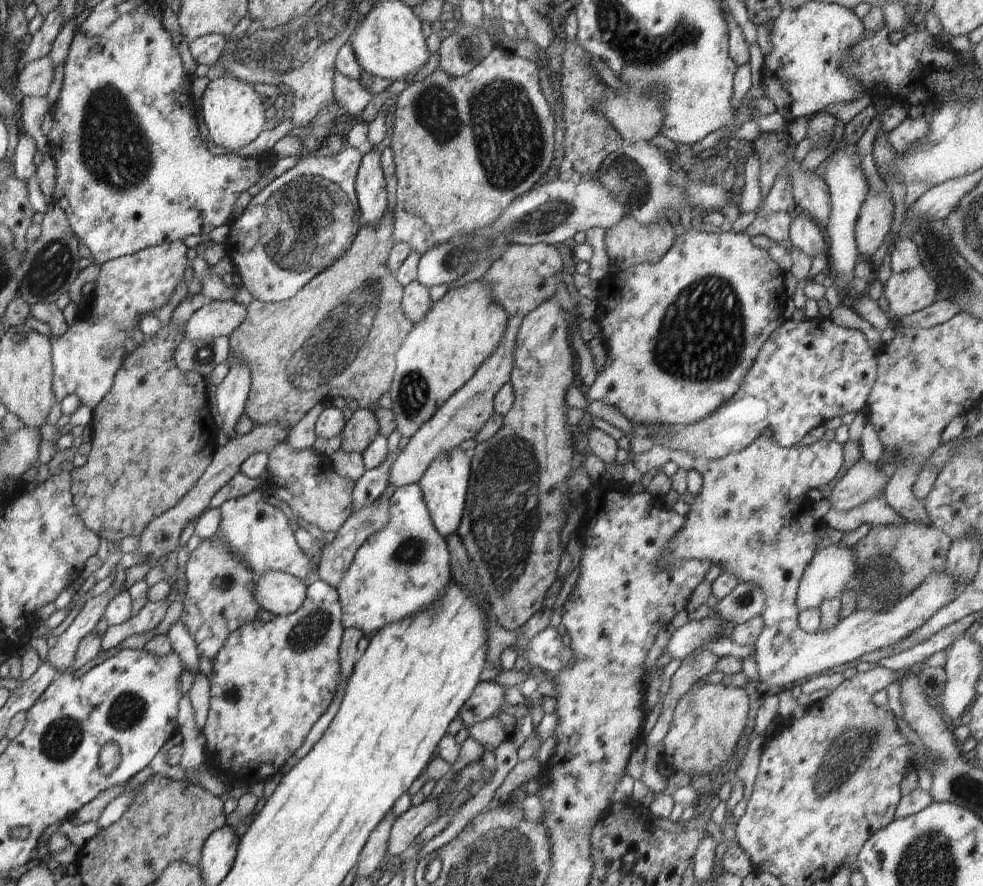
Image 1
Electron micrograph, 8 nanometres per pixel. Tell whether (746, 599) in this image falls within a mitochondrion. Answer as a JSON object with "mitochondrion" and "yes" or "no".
{"mitochondrion":"yes"}

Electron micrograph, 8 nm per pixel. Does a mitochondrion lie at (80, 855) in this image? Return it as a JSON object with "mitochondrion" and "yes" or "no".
{"mitochondrion":"no"}

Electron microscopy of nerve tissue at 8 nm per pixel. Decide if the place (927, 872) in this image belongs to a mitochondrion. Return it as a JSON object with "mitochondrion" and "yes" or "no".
{"mitochondrion":"yes"}

